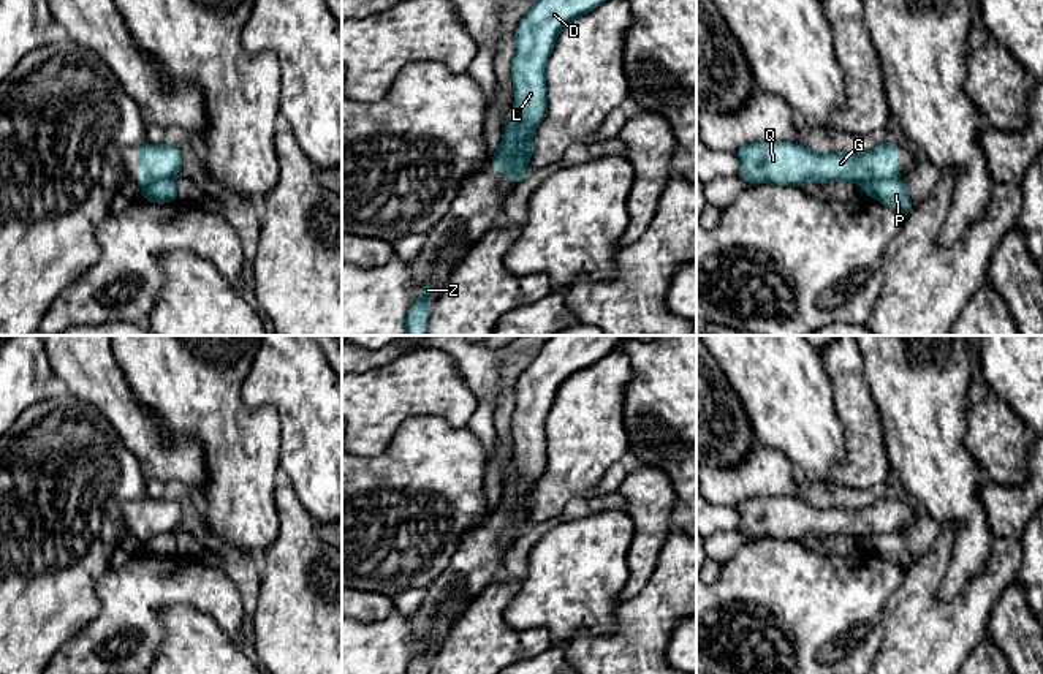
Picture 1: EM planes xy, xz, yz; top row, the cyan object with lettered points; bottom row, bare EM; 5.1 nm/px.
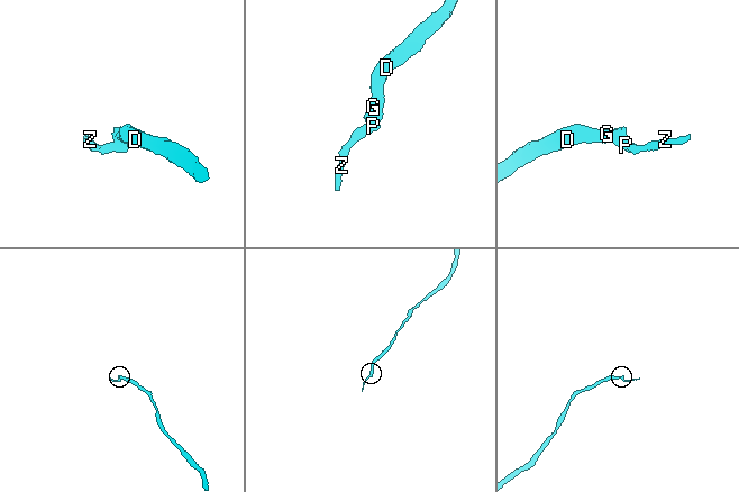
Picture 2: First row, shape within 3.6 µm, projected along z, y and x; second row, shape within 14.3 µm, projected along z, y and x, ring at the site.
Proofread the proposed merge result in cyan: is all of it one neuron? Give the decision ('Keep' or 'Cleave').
Cleave

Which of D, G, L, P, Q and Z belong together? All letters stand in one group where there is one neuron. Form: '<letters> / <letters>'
D G L Q / P Z

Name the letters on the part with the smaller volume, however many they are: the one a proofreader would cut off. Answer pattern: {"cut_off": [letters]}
{"cut_off": ["P", "Z"]}

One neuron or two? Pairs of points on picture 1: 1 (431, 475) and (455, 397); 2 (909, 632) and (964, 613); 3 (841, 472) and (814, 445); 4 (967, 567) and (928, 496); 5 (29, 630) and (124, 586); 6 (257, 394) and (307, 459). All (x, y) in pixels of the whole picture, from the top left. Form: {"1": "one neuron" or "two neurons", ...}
{"1": "two neurons", "2": "one neuron", "3": "two neurons", "4": "one neuron", "5": "two neurons", "6": "one neuron"}

